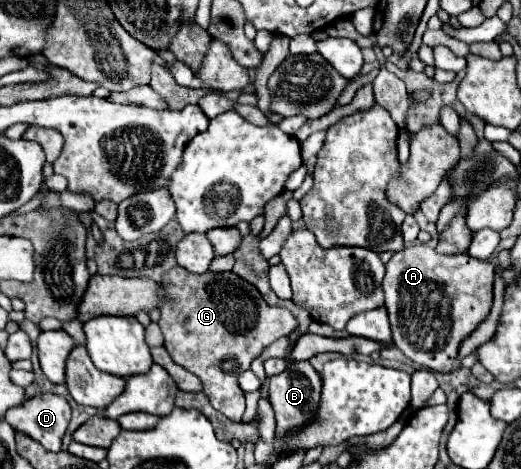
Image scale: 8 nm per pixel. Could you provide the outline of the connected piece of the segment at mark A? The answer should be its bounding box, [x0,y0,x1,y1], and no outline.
[383,244,495,372]

